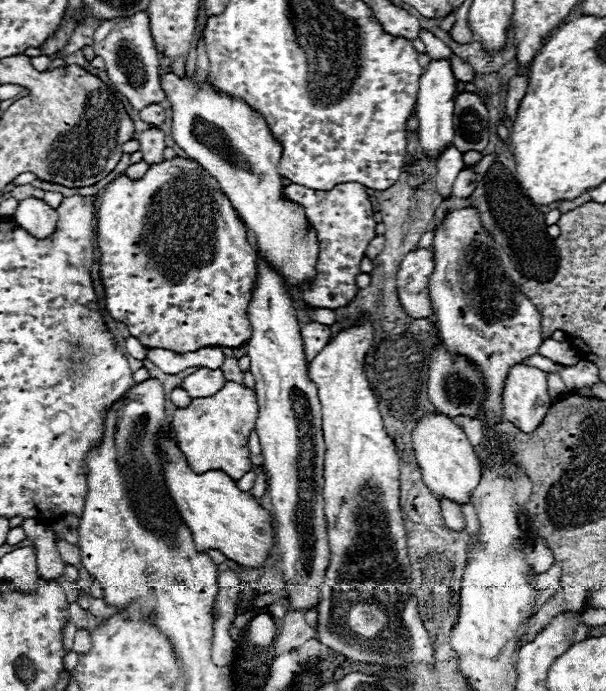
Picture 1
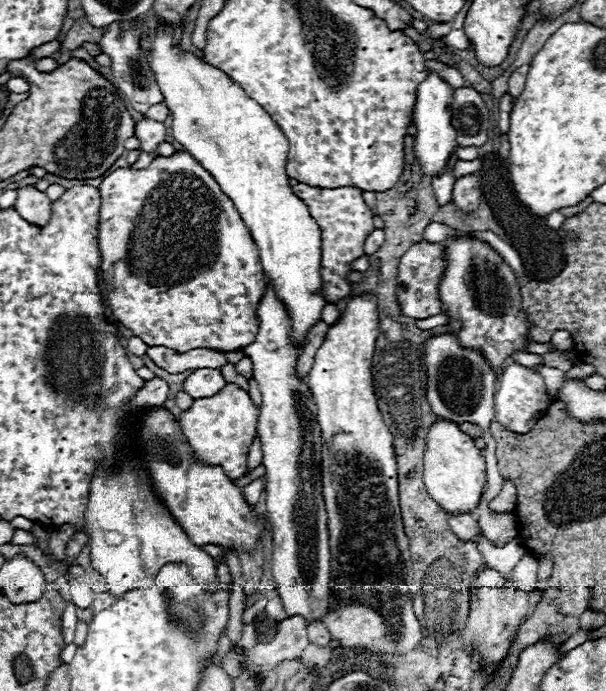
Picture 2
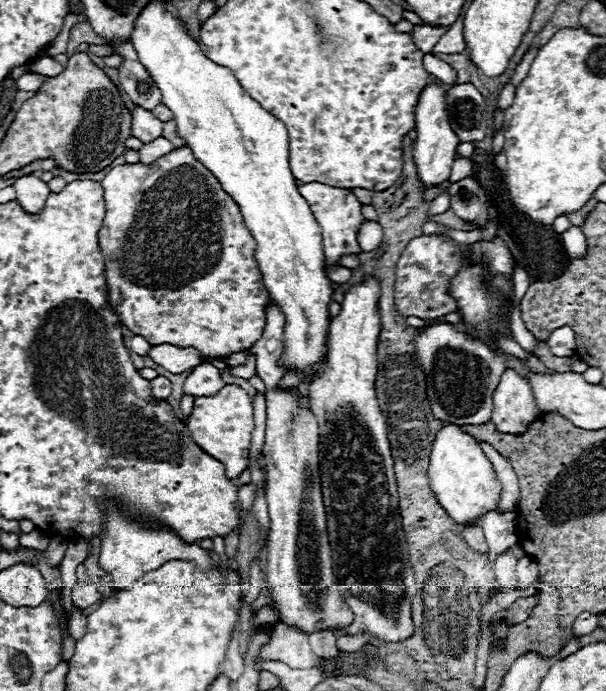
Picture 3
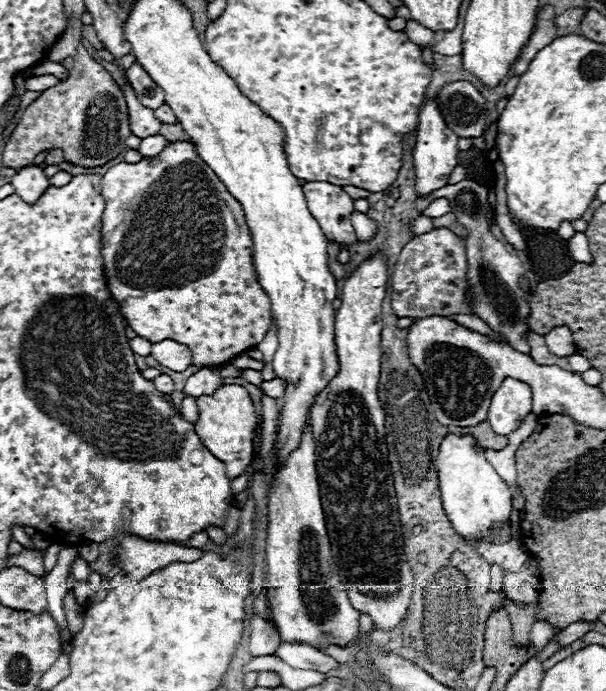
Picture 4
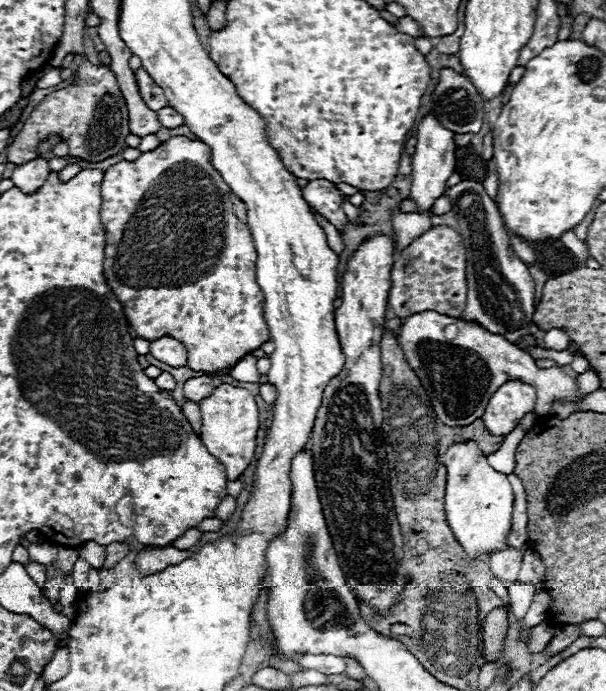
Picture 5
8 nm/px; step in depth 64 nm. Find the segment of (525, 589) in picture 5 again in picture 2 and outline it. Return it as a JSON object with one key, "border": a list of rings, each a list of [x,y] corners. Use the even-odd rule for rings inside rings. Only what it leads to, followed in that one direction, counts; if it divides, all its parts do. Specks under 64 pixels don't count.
{"border":[[[480,534],[476,538],[476,544],[478,544],[478,550],[484,556],[484,560],[490,566],[494,566],[498,572],[502,572],[504,576],[508,576],[512,572],[512,568],[516,566],[516,562],[526,554],[526,548],[524,548],[520,536],[512,538],[505,547],[498,548],[490,544],[484,538],[484,534]]]}

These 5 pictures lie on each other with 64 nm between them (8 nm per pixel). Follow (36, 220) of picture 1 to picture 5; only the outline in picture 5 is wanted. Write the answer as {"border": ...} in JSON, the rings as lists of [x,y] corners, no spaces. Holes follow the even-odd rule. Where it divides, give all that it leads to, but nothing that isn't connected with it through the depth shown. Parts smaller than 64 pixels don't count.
{"border":[[[36,158],[36,160],[30,160],[22,166],[18,166],[12,174],[12,182],[16,188],[20,188],[24,194],[34,194],[40,190],[40,186],[44,186],[46,178],[48,178],[48,166],[46,166],[46,160],[42,158]]]}

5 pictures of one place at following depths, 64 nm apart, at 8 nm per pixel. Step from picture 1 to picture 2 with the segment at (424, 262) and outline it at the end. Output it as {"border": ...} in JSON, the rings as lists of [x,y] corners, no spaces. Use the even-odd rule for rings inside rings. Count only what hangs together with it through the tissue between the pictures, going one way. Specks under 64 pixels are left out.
{"border":[[[418,242],[410,246],[410,250],[402,256],[398,264],[398,284],[396,284],[396,298],[402,314],[410,318],[430,318],[442,312],[440,298],[438,298],[438,280],[444,270],[442,250],[444,250],[442,244]]]}

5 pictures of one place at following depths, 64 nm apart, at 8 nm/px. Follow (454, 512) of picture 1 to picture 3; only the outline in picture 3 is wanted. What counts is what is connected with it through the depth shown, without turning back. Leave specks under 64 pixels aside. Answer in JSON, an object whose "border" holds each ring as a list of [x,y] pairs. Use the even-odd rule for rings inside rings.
{"border":[[[478,524],[458,526],[458,530],[460,530],[462,538],[464,538],[464,540],[474,548],[474,550],[488,554],[488,544],[486,544],[486,540],[484,540],[484,532],[482,532],[482,528],[480,528]]]}

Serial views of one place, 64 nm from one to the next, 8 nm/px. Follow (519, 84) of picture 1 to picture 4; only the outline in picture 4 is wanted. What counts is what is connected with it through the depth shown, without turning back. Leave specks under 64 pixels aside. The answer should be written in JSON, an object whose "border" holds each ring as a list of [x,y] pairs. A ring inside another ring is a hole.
{"border":[[[546,6],[544,12],[542,12],[542,20],[540,20],[540,24],[538,24],[538,30],[534,32],[534,36],[530,38],[530,42],[528,42],[526,48],[522,50],[520,60],[518,60],[518,62],[514,64],[514,68],[512,68],[514,74],[516,74],[516,76],[522,76],[522,74],[528,70],[530,62],[534,60],[534,56],[536,56],[544,46],[548,46],[554,38],[556,38],[554,10],[552,10],[552,6]]]}

